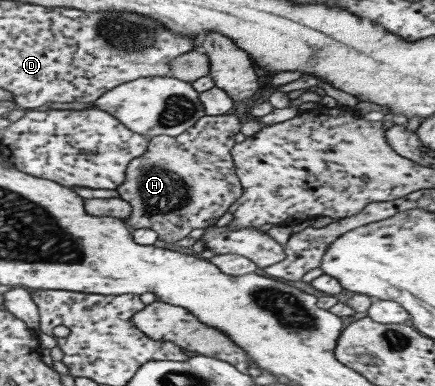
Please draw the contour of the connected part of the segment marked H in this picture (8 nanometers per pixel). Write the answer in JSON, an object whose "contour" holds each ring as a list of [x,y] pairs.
{"contour":[[[230,113],[219,116],[203,116],[193,127],[177,137],[151,137],[147,151],[141,157],[129,161],[125,181],[116,188],[119,197],[131,205],[131,214],[125,218],[131,229],[153,229],[159,239],[165,243],[181,241],[193,229],[203,229],[214,225],[228,211],[229,206],[242,194],[242,187],[231,151],[235,143],[235,135],[241,132],[241,121],[237,115]]]}

